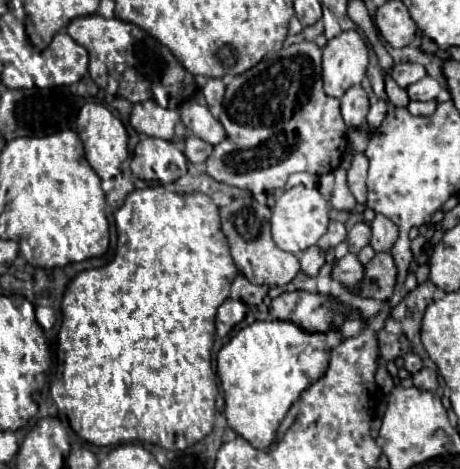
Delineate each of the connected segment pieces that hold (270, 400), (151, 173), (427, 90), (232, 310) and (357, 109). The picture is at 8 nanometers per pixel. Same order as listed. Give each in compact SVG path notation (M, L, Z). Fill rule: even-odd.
M254 322L242 328L220 352L218 352L218 378L224 388L224 413L227 424L238 432L244 440L248 440L254 448L268 448L274 438L280 422L284 420L290 406L298 400L302 390L306 390L314 380L318 380L328 366L330 348L326 346L324 334L308 334L302 332L292 322Z
M144 138L134 150L130 162L132 174L146 180L158 180L170 184L187 173L186 156L170 142L162 138Z
M424 76L422 80L418 80L418 82L414 82L412 86L408 86L406 90L408 90L410 100L428 102L428 100L436 100L436 96L438 96L438 92L442 90L442 86L438 84L438 80L430 78L430 76Z
M230 298L218 308L215 322L215 335L217 338L228 336L236 324L244 320L247 313L247 305L243 302L236 302Z
M352 86L342 98L342 118L348 128L358 128L364 124L368 114L368 94L362 90L362 86Z

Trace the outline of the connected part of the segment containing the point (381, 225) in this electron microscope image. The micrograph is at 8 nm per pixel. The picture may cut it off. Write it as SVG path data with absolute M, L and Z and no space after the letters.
M376 214L374 222L370 226L372 226L370 246L376 252L390 252L390 248L398 240L398 226L390 218L386 218L382 214Z

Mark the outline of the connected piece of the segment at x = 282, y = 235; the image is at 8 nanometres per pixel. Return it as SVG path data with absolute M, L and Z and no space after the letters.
M302 184L286 190L278 200L276 206L272 208L272 238L278 248L300 254L308 246L314 246L328 228L328 214L330 214L330 204L328 200L316 190L316 188L306 188Z

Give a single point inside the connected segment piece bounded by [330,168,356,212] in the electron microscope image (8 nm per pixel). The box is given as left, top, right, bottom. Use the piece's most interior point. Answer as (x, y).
(342, 200)

